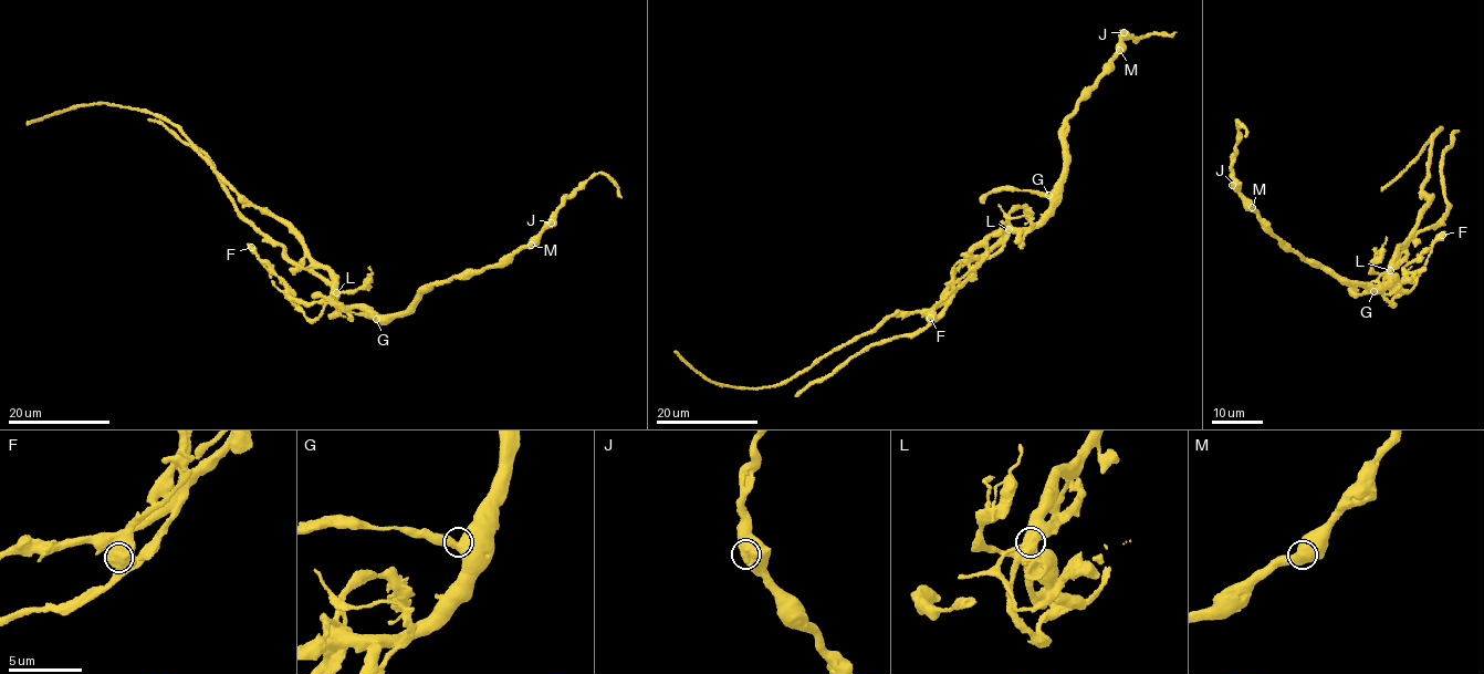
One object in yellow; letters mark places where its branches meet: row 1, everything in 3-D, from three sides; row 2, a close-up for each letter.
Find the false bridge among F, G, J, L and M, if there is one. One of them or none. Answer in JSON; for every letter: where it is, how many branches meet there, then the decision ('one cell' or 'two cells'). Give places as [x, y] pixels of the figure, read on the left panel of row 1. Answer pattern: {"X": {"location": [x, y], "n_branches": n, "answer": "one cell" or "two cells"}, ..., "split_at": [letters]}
{"F": {"location": [251, 247], "n_branches": 1, "answer": "one cell"}, "G": {"location": [376, 319], "n_branches": 2, "answer": "one cell"}, "J": {"location": [551, 223], "n_branches": 1, "answer": "one cell"}, "L": {"location": [336, 292], "n_branches": 2, "answer": "two cells"}, "M": {"location": [531, 245], "n_branches": 2, "answer": "one cell"}, "split_at": ["L"]}

